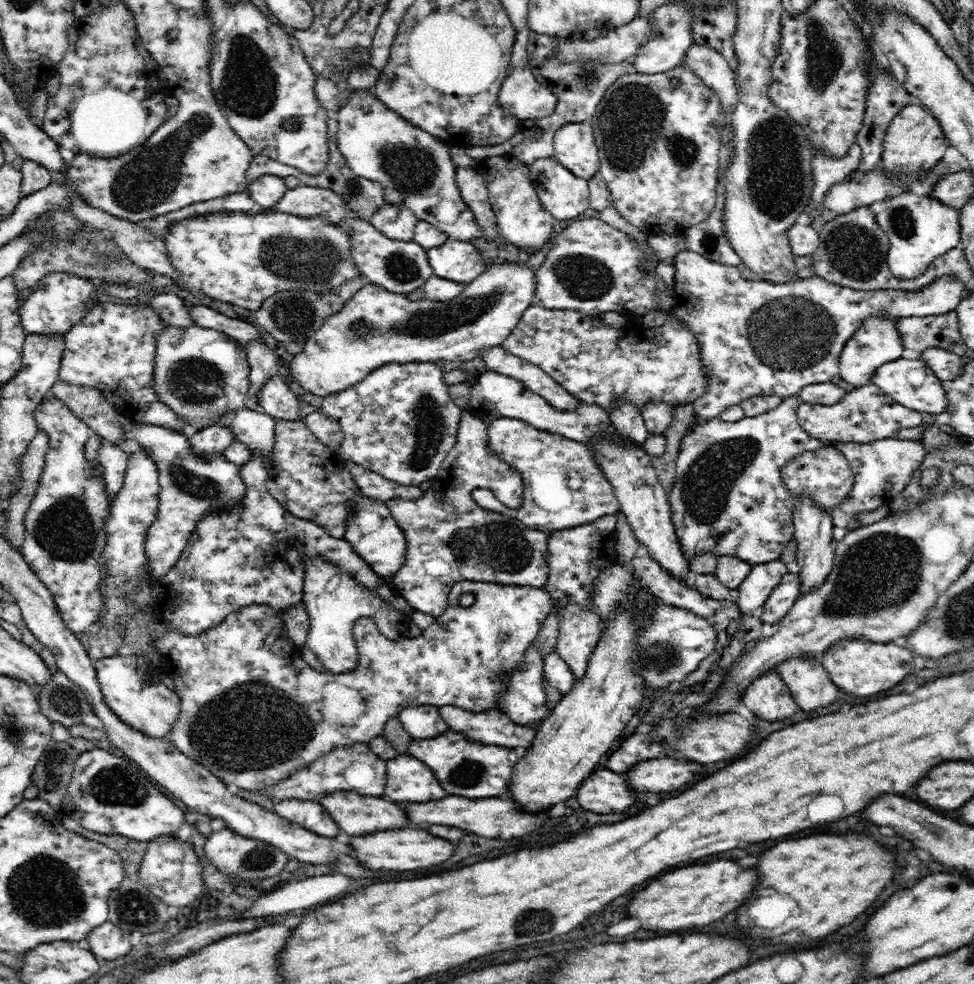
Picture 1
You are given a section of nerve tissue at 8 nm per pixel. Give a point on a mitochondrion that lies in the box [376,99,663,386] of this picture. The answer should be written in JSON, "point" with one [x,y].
{"point":[583,276]}

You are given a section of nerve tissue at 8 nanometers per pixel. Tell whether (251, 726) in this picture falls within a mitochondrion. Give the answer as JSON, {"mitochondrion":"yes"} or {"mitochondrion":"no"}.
{"mitochondrion":"yes"}

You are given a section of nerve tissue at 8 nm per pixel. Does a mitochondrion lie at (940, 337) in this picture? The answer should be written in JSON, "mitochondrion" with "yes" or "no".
{"mitochondrion":"no"}

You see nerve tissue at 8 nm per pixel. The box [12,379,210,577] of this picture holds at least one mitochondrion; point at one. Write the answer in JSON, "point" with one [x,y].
{"point":[65,530]}

